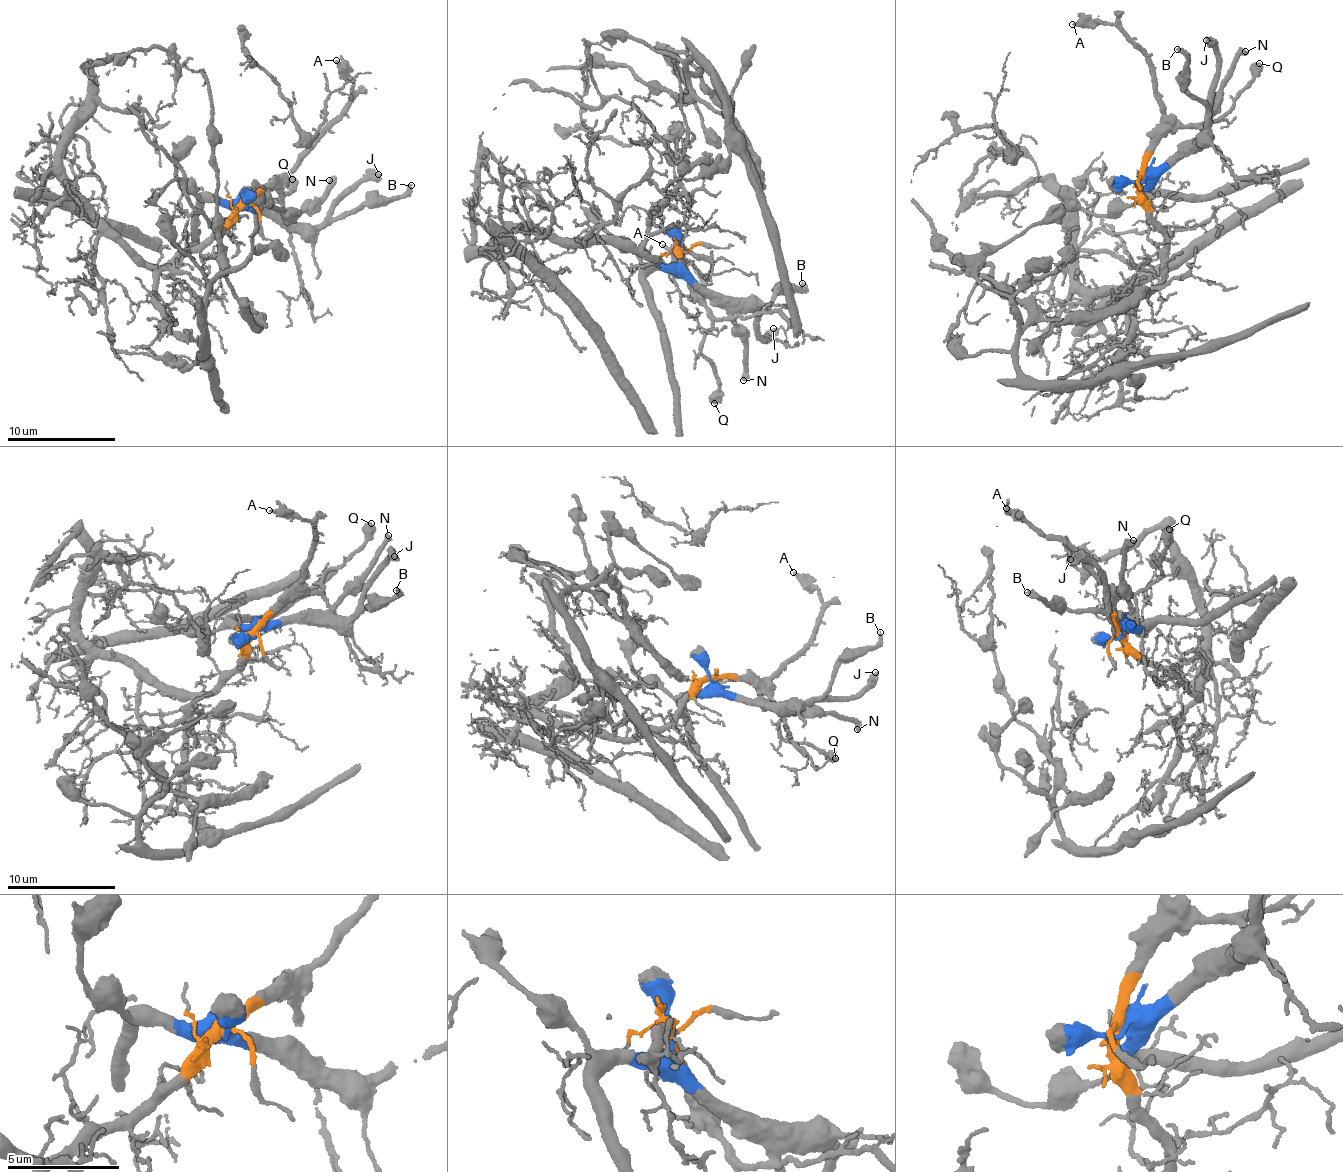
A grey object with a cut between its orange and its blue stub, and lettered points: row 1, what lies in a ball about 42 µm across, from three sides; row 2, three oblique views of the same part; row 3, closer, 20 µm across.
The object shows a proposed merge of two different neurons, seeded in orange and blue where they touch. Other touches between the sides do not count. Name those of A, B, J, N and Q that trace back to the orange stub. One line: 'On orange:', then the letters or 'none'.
On orange: A, Q

